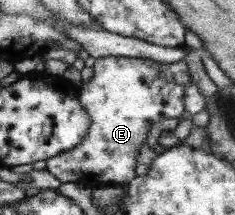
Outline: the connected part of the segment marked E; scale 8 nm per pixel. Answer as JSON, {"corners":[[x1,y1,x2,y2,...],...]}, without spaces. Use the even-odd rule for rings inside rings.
{"corners":[[103,56,97,58,92,67,93,78,83,81,77,93,79,103,89,114,87,136,78,147,46,159,44,169,52,173,61,183,79,183,91,188,137,182,138,176,135,174,135,167,138,164,137,155,143,143,146,143,151,125,163,119,181,117,185,113,183,95,185,95,185,87,191,81,188,65,186,61,161,63,138,57]]}

